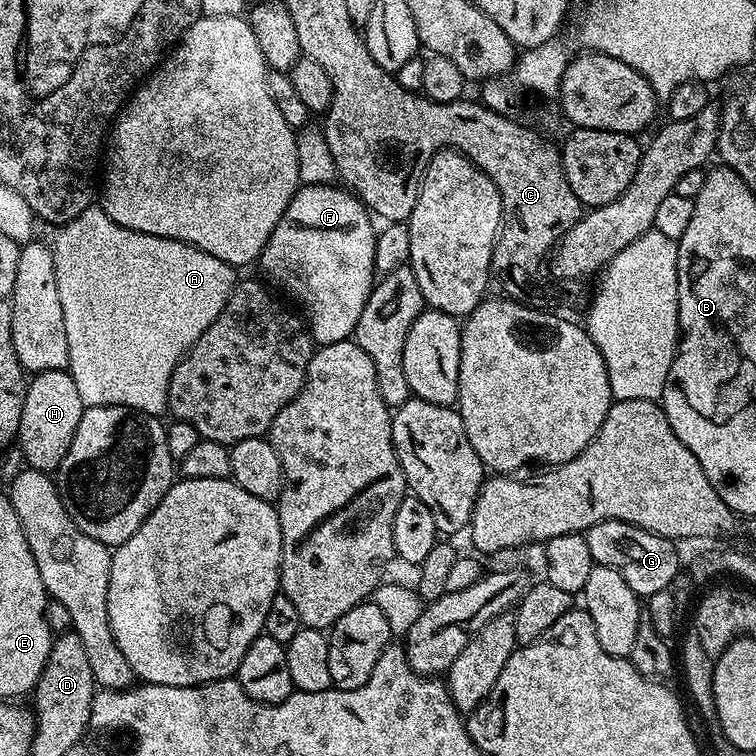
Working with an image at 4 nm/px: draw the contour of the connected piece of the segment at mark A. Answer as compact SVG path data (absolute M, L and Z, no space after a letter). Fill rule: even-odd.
M93 206L78 214L70 223L63 225L64 248L52 248L54 266L58 278L58 298L62 302L62 314L66 318L66 342L70 346L70 358L67 371L71 372L74 383L78 385L78 394L82 394L82 402L90 408L97 408L103 404L117 404L123 408L135 408L137 412L144 412L147 416L163 417L168 412L168 387L170 378L178 366L178 362L202 338L202 334L224 312L228 305L228 295L238 283L233 265L222 262L192 244L183 244L170 238L158 238L150 234L142 234L134 230L126 230L126 226L118 226L103 208Z

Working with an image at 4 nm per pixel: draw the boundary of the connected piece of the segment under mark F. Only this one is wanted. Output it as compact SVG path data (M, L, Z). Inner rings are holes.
M326 184L297 188L258 261L265 274L297 304L317 345L342 342L355 333L378 276L373 217L359 196L343 191Z

